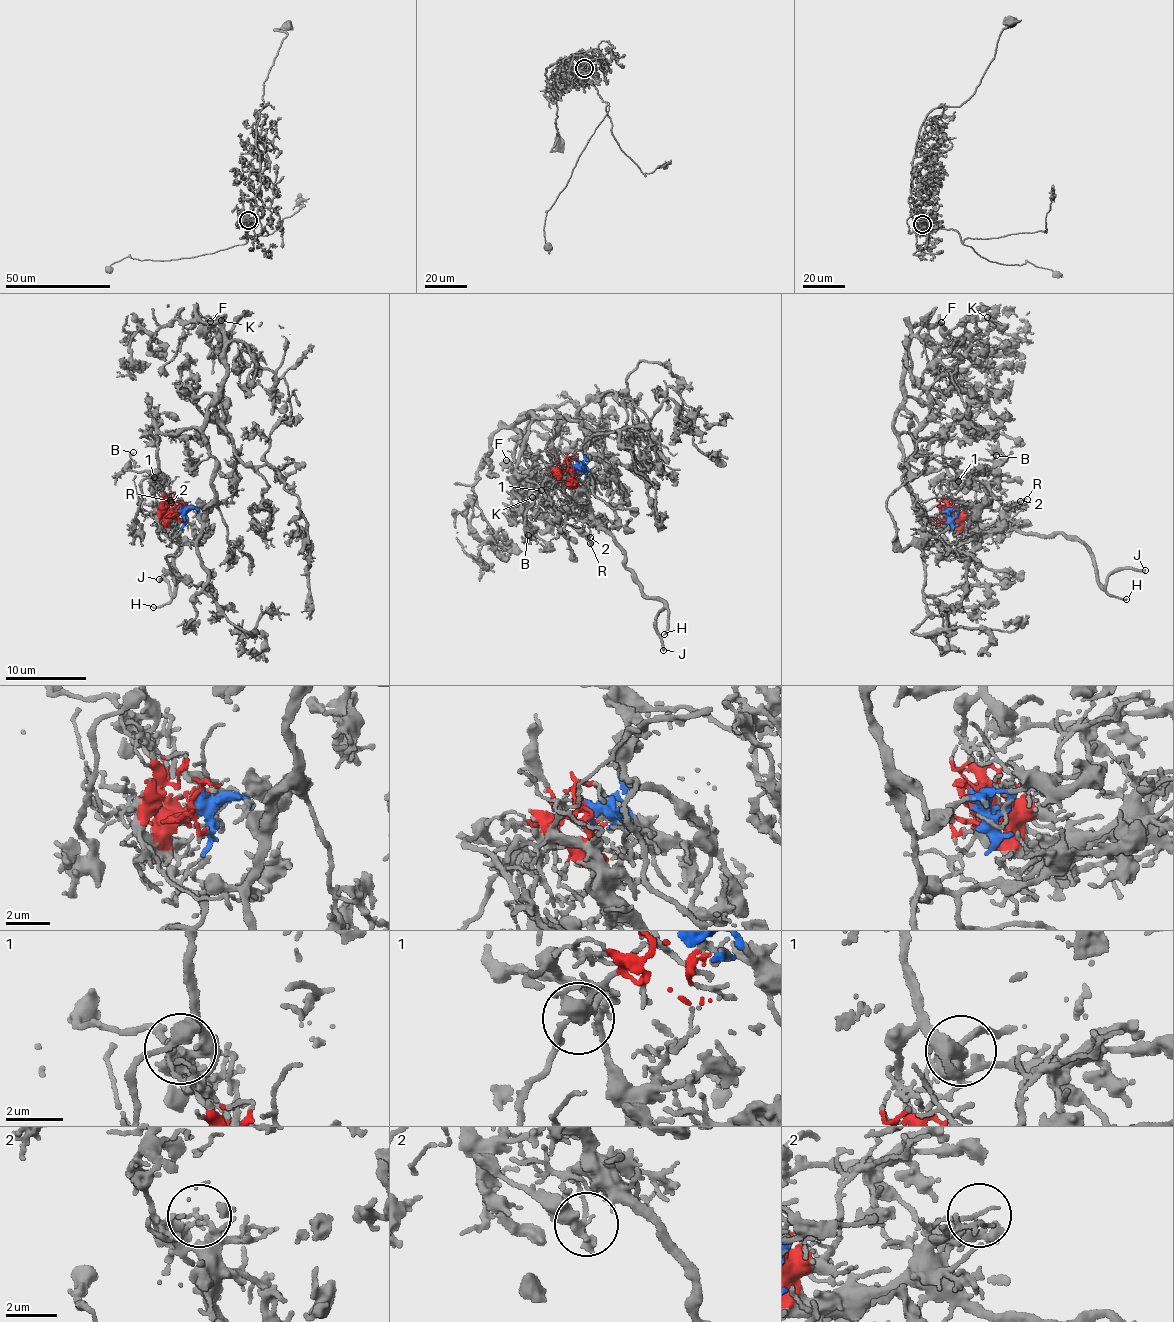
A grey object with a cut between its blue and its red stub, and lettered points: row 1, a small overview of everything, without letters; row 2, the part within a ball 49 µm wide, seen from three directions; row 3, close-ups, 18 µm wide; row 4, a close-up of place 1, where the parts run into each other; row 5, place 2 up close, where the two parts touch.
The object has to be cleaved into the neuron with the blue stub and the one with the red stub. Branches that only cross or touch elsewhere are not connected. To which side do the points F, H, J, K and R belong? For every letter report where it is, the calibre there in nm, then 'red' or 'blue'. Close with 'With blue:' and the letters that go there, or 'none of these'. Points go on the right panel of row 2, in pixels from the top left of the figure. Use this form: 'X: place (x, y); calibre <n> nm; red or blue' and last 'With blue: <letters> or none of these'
F: place (941, 322); calibre 170 nm; blue
H: place (1126, 599); calibre 200 nm; red
J: place (1145, 570); calibre 280 nm; red
K: place (987, 317); calibre 180 nm; blue
R: place (1027, 499); calibre 80 nm; red
With blue: F, K

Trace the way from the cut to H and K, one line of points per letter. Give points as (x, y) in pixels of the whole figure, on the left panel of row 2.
H: (178, 511), (165, 525), (172, 524), (179, 539), (175, 543), (176, 585), (169, 602), (153, 607)
K: (178, 511), (202, 522), (214, 497), (204, 431), (221, 320)

